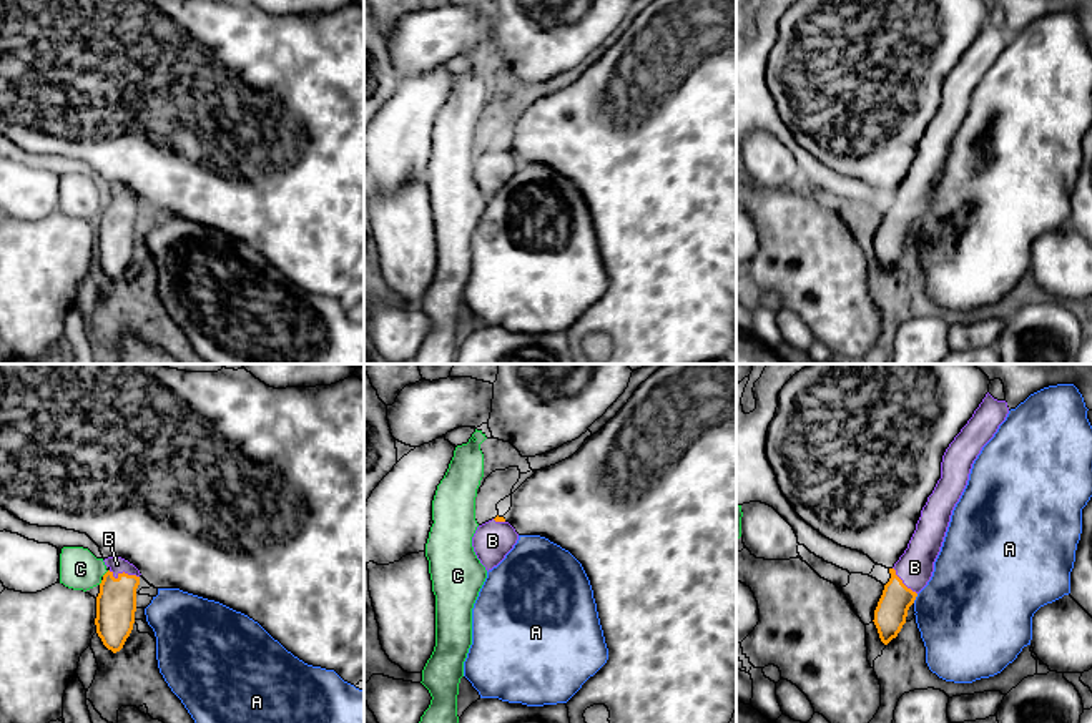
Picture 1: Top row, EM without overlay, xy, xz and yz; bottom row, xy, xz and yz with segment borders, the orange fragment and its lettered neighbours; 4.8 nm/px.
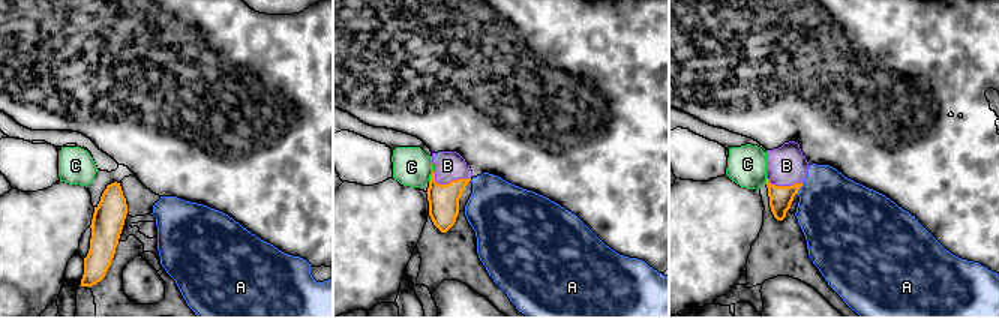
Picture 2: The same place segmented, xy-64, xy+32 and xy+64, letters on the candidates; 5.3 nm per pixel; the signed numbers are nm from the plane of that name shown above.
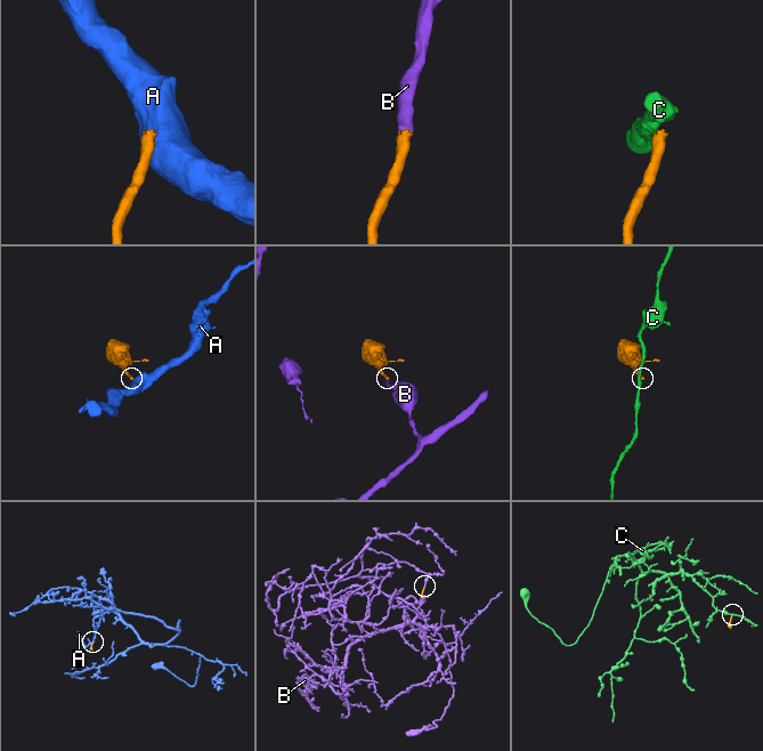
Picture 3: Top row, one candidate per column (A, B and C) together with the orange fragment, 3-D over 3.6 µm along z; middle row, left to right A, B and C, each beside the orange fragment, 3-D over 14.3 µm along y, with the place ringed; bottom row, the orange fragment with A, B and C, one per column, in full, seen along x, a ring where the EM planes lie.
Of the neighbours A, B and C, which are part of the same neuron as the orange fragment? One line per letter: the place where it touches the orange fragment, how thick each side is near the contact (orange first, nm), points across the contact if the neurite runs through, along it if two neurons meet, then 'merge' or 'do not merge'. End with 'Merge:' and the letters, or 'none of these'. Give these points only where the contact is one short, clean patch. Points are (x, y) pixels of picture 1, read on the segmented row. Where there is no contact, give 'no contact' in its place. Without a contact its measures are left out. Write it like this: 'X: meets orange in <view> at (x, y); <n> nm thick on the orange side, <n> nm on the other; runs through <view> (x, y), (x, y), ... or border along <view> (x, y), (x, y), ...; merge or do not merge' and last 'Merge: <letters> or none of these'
A: meets orange in yz at (914, 599); 160 nm thick on the orange side, 460 nm on the other; border along yz (918, 594), (913, 602); do not merge
B: meets orange in xy at (123, 572); 190 nm thick on the orange side, 80 nm on the other; runs through xy (117, 600), (123, 572), (117, 564); merge
C: meets orange in xy at (107, 572); 190 nm thick on the orange side, 190 nm on the other; border along xy (108, 570), (102, 575); do not merge
Merge: B

